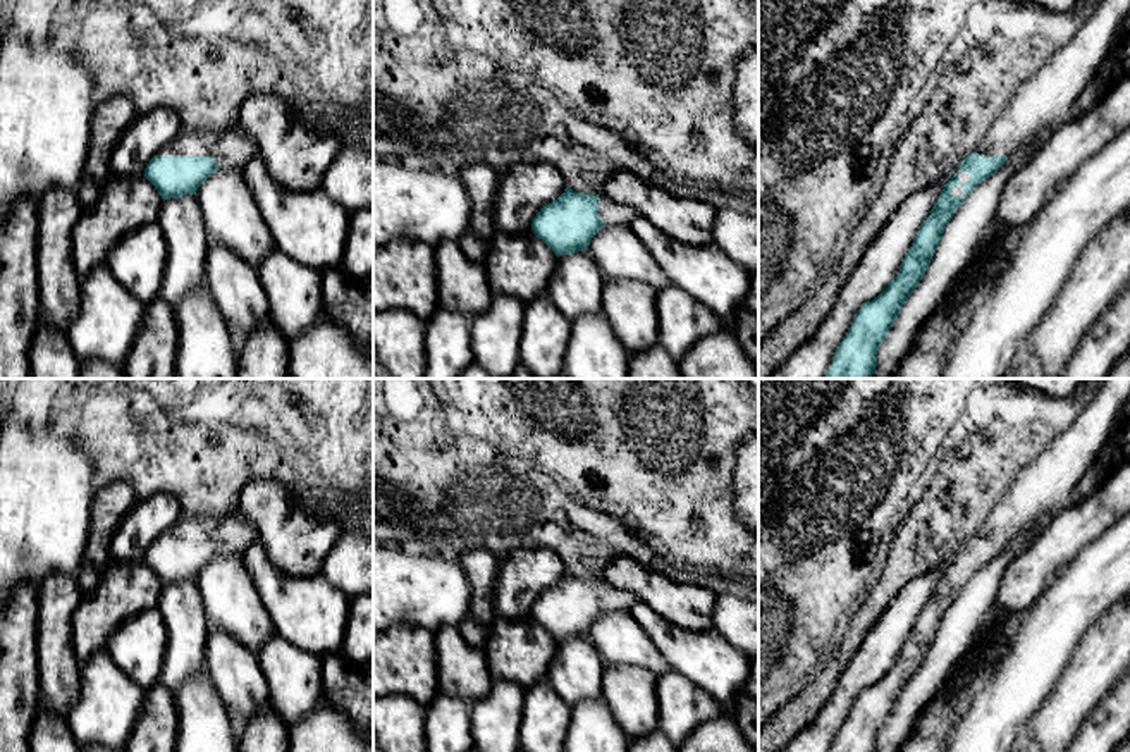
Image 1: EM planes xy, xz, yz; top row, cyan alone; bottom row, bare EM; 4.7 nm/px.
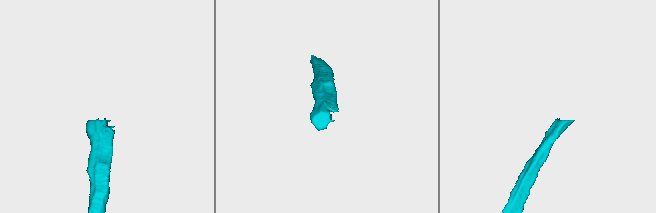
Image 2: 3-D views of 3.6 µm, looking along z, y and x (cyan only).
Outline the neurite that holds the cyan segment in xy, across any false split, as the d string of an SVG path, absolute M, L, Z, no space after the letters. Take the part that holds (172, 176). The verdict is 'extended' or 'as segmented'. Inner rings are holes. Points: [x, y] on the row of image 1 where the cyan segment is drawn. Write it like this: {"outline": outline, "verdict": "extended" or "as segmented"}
{"outline": "M237 126L225 131L181 131L144 169L162 200L196 194L218 169L244 172L256 145Z", "verdict": "extended"}

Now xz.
{"outline": "M573 189L540 208L531 222L533 234L559 258L588 250L592 237L602 227L631 227L636 212L602 194L585 194Z", "verdict": "extended"}

